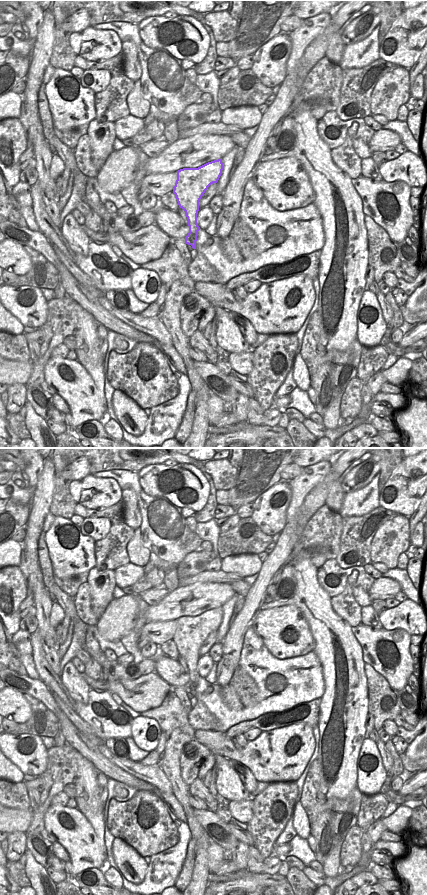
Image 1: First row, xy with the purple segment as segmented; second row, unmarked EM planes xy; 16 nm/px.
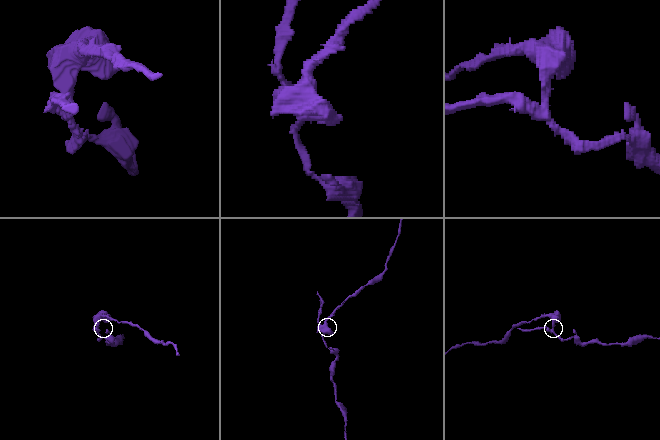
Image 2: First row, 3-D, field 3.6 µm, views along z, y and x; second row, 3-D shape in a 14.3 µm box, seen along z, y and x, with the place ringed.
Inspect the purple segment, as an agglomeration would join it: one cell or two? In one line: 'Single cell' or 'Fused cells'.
Fused cells

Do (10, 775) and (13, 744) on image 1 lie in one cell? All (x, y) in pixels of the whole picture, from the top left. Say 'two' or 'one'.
two

